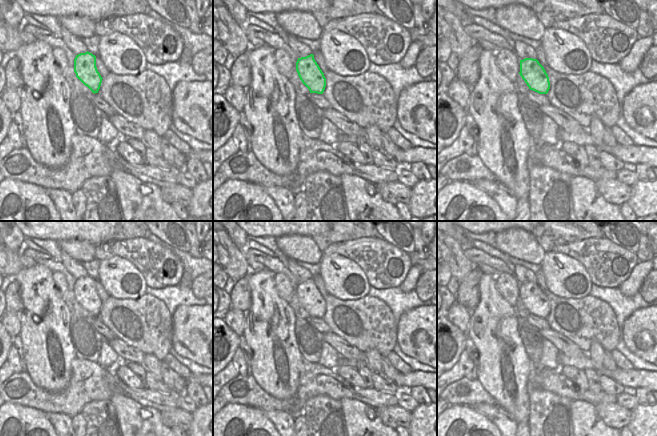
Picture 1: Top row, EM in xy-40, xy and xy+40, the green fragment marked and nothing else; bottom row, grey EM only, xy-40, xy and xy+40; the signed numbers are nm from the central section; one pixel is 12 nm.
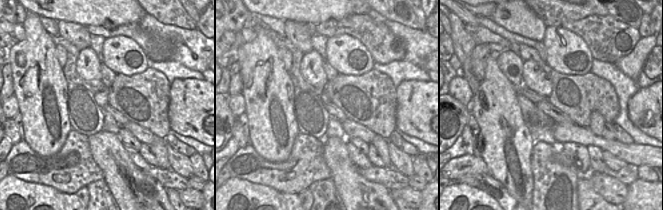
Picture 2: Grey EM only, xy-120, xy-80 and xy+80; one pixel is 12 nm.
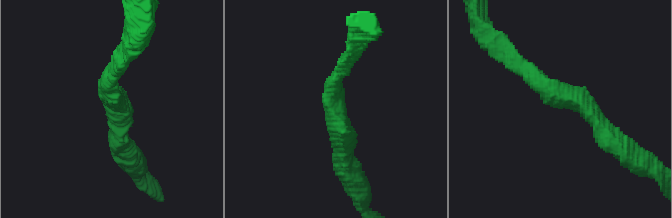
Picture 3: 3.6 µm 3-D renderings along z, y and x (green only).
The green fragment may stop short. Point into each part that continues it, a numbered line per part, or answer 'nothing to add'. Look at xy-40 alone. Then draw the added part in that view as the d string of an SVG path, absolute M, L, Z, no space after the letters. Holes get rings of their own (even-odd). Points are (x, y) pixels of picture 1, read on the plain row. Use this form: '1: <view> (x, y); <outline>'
nothing to add

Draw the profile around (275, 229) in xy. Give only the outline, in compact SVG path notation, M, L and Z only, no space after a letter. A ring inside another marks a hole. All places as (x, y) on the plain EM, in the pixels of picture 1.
M234 221L248 236L274 238L300 234L319 236L329 230L329 221Z

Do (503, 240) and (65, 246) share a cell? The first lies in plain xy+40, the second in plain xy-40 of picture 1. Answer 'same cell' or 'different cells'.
same cell

